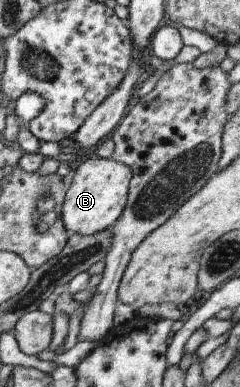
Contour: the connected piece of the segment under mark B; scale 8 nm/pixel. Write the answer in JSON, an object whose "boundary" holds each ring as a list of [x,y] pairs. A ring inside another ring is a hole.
{"boundary":[[[92,155],[74,168],[65,188],[61,220],[68,234],[92,235],[111,228],[122,214],[132,174],[128,166]]]}

